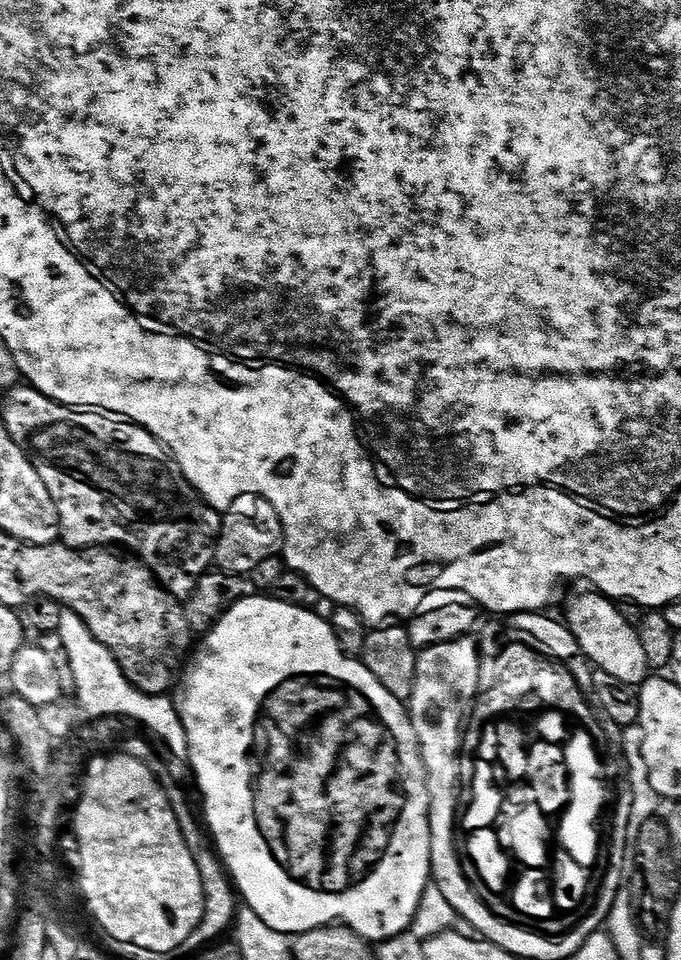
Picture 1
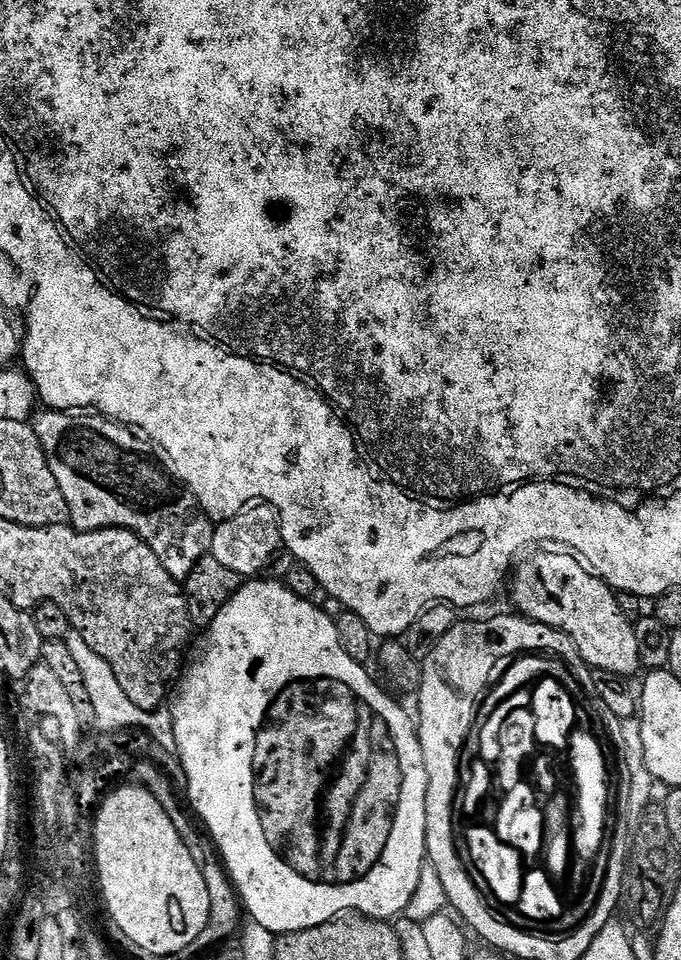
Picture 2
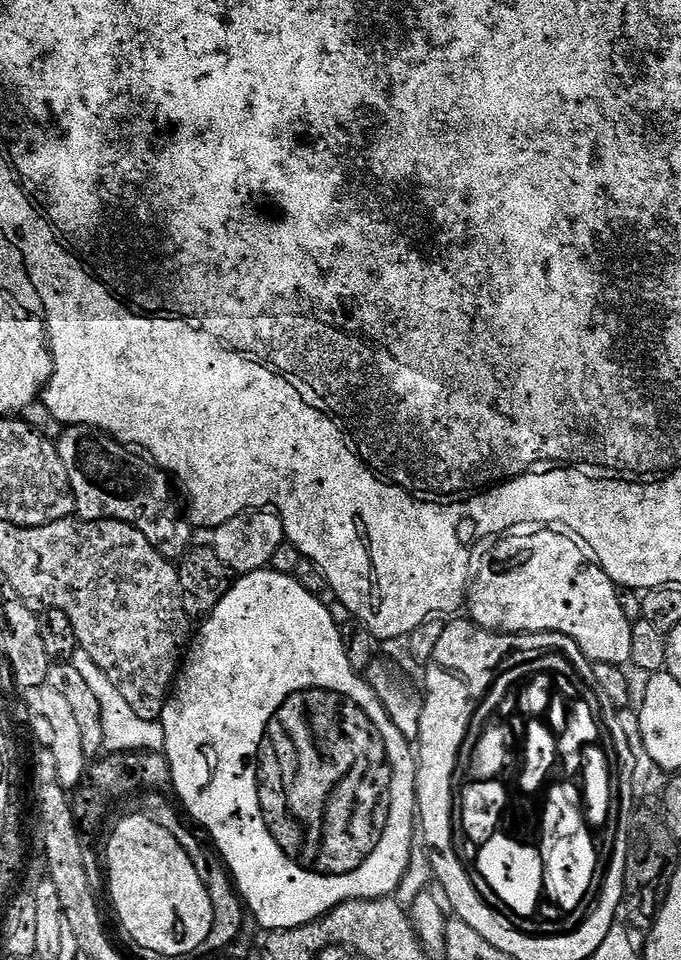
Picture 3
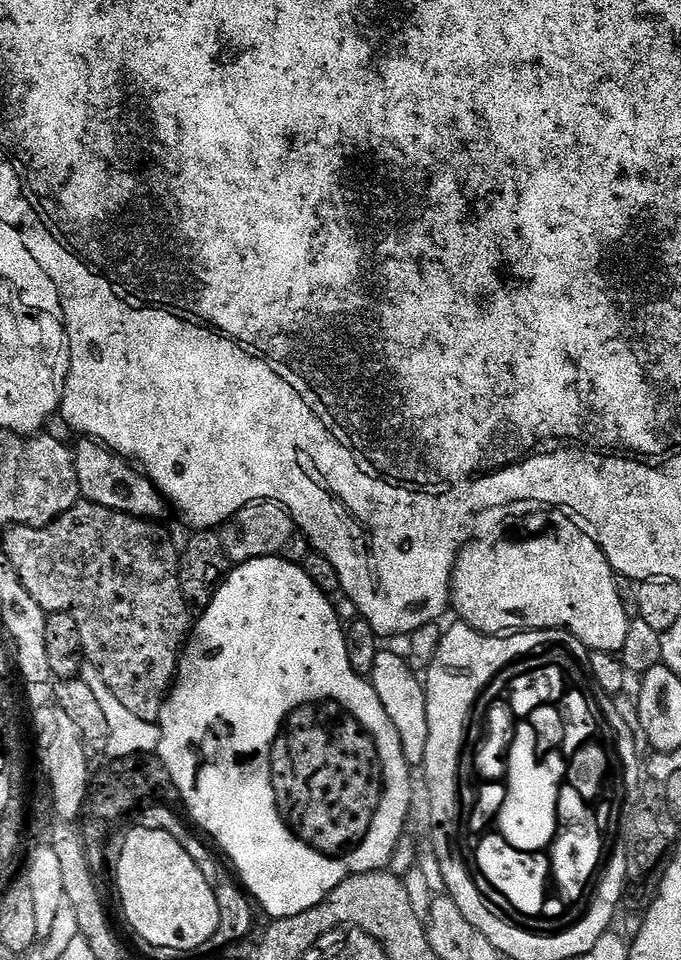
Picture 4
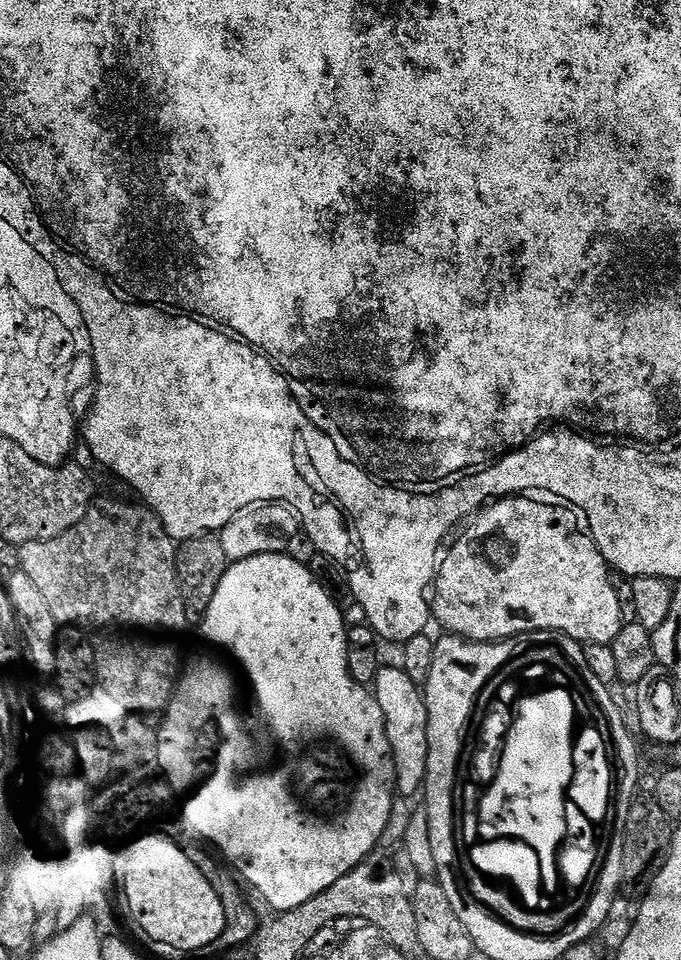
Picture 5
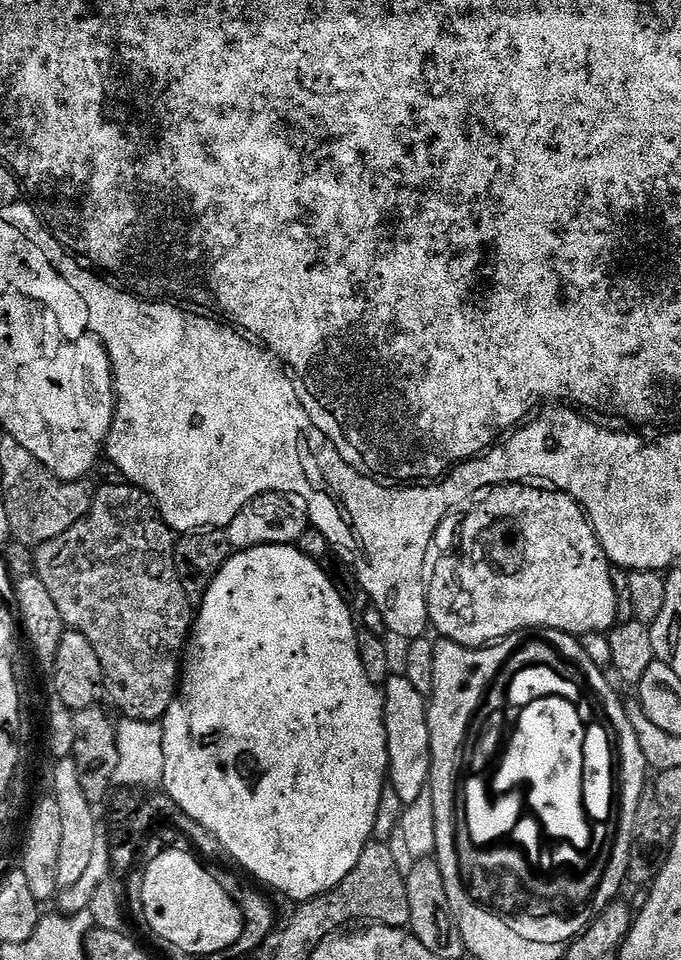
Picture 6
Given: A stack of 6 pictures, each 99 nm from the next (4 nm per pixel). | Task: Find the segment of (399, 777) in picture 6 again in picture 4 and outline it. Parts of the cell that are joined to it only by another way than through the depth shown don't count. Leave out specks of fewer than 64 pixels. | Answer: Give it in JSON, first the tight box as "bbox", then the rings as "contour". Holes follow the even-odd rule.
{"bbox":[370,650,430,765],"contour":[[[381,650],[374,658],[374,670],[370,677],[372,690],[378,694],[380,708],[386,710],[388,723],[394,726],[396,740],[402,742],[402,754],[405,765],[423,765],[426,758],[426,742],[430,742],[430,722],[426,714],[428,697],[421,677],[413,672],[407,659],[396,652]]]}

